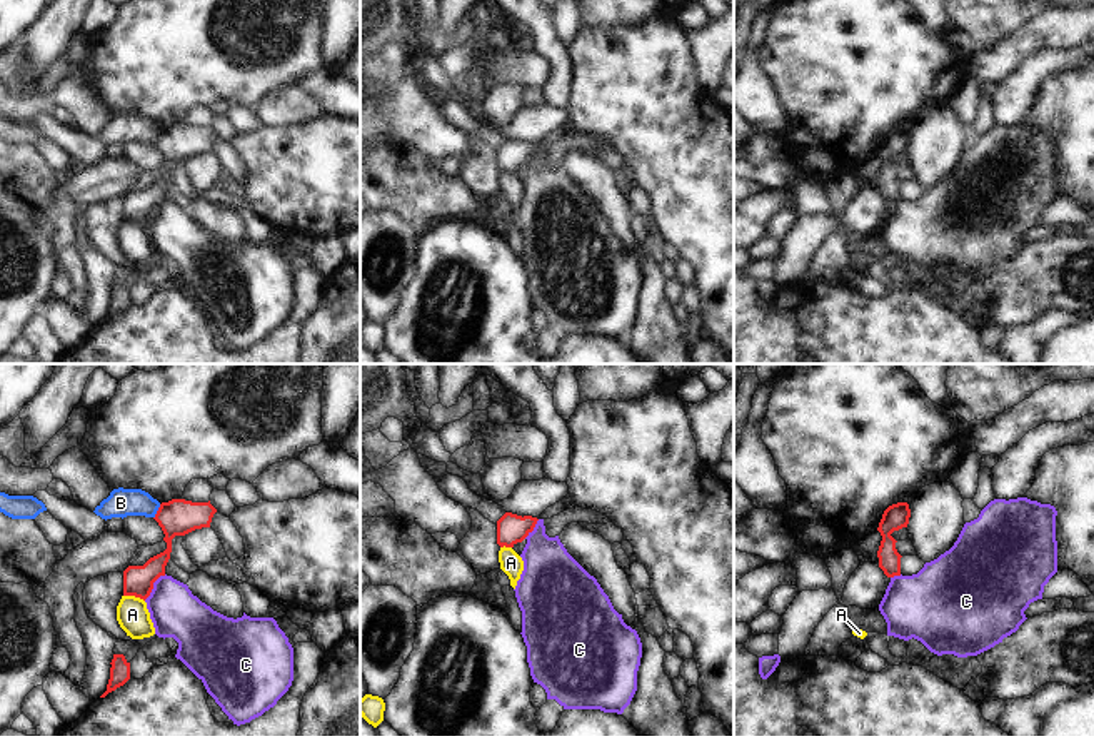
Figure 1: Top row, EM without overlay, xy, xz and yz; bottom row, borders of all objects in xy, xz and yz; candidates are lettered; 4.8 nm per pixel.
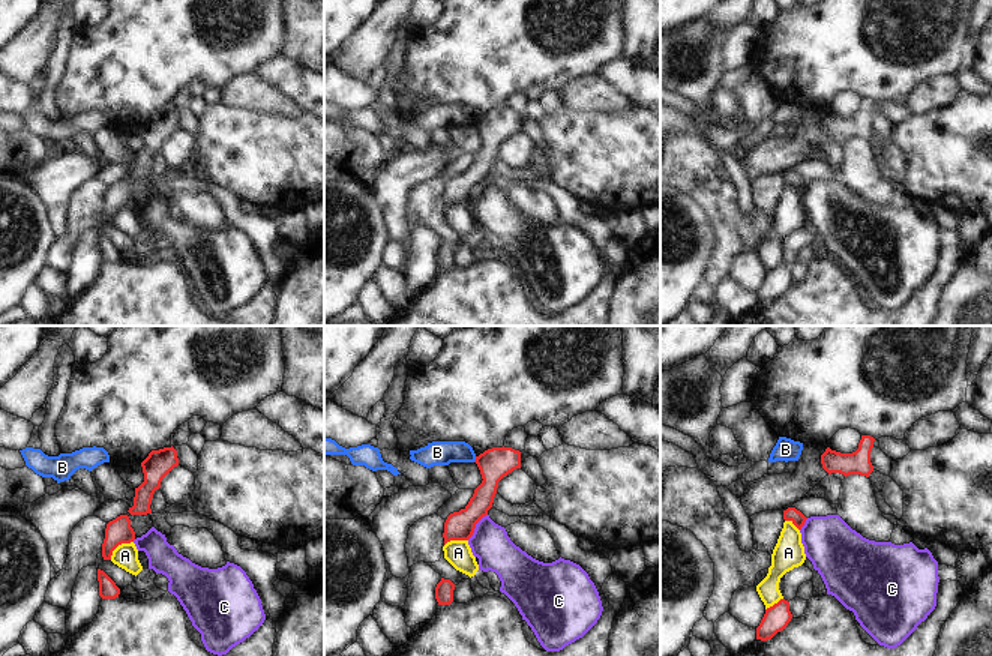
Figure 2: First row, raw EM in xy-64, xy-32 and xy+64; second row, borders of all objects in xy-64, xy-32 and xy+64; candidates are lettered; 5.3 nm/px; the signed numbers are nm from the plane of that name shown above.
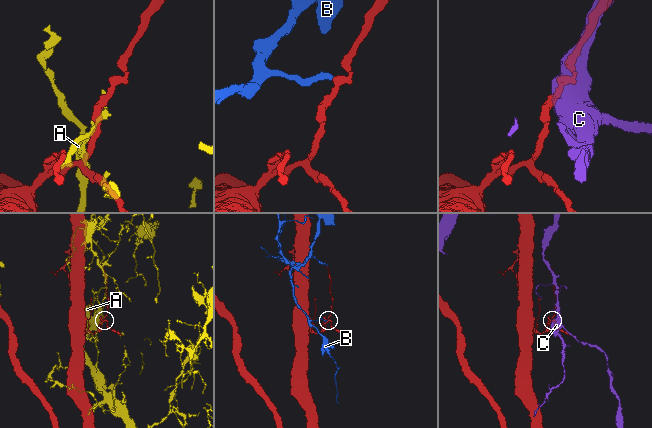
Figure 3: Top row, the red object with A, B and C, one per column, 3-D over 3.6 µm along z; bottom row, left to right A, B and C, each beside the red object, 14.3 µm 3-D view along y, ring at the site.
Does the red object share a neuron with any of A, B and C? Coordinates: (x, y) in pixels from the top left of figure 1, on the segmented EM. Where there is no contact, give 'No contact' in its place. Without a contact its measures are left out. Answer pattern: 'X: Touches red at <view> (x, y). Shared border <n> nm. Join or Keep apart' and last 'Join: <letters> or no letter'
A: Touches red at xy (134, 594). Shared border 110 nm. Keep apart
B: Touches red at xy (157, 511). Shared border 80 nm. Keep apart
C: Touches red at xy (152, 586). Shared border 170 nm. Keep apart
Join: no letter

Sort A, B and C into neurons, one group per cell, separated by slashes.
A / B / C

